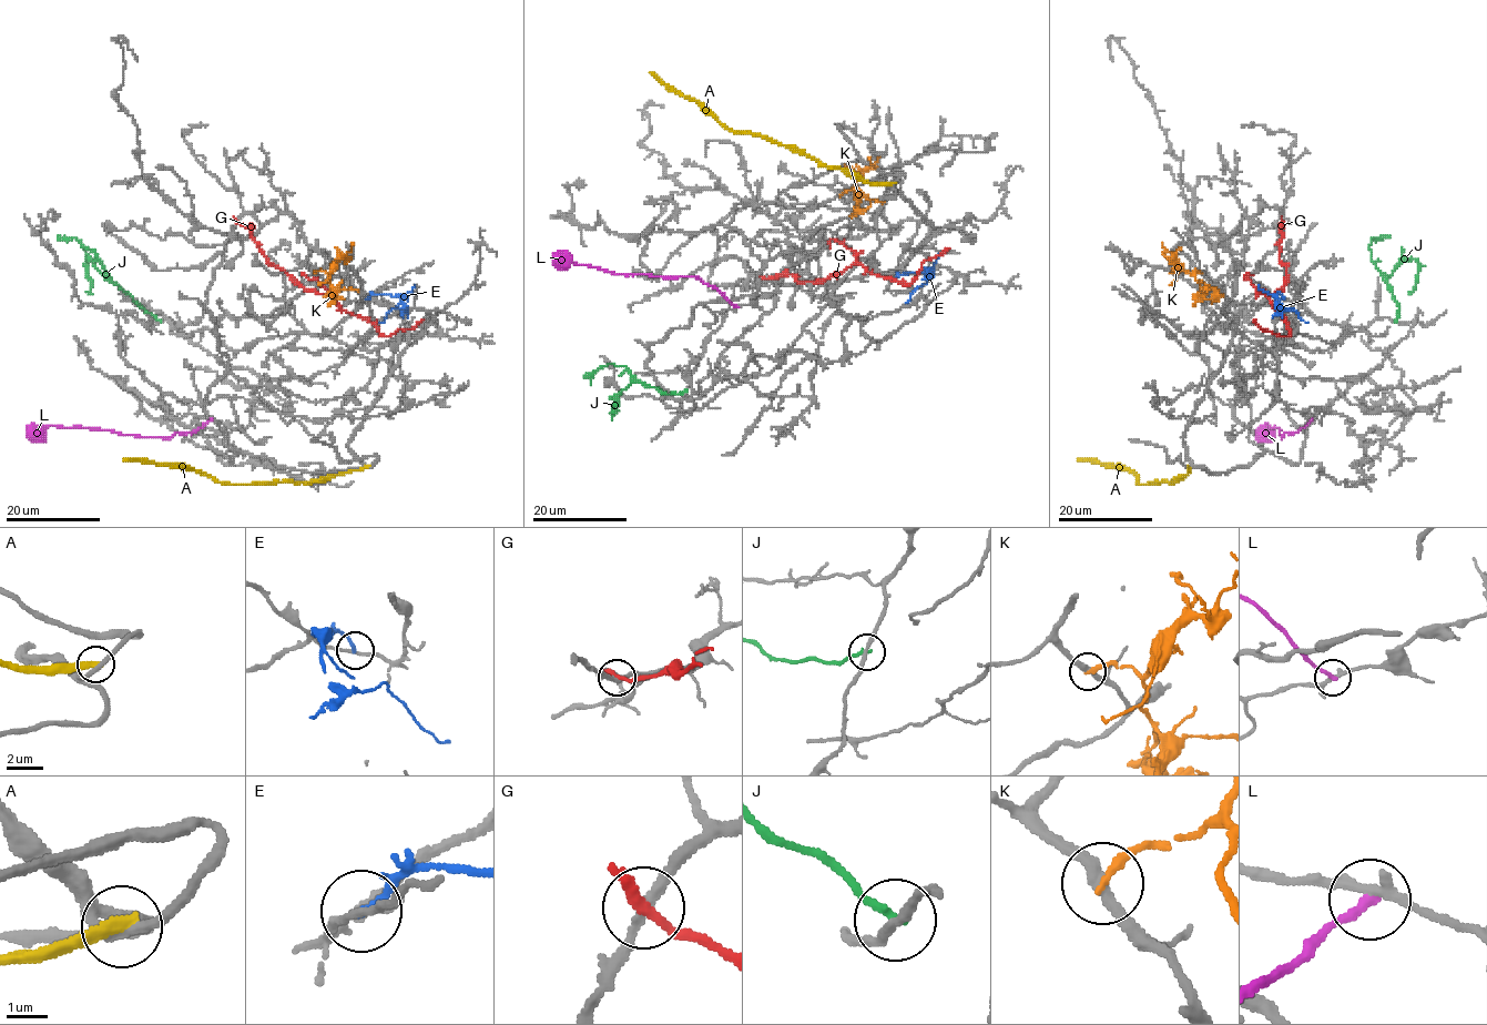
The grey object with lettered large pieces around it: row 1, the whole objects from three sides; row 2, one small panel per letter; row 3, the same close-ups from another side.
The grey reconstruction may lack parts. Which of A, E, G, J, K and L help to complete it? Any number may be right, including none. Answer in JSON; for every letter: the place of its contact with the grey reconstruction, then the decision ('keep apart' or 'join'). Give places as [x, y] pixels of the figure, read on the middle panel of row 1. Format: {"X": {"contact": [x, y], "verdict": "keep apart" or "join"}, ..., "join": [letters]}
{"A": {"contact": [893, 183], "verdict": "keep apart"}, "E": {"contact": [893, 278], "verdict": "keep apart"}, "G": {"contact": [763, 277], "verdict": "keep apart"}, "J": {"contact": [686, 391], "verdict": "keep apart"}, "K": {"contact": [839, 195], "verdict": "keep apart"}, "L": {"contact": [737, 307], "verdict": "keep apart"}, "join": []}

